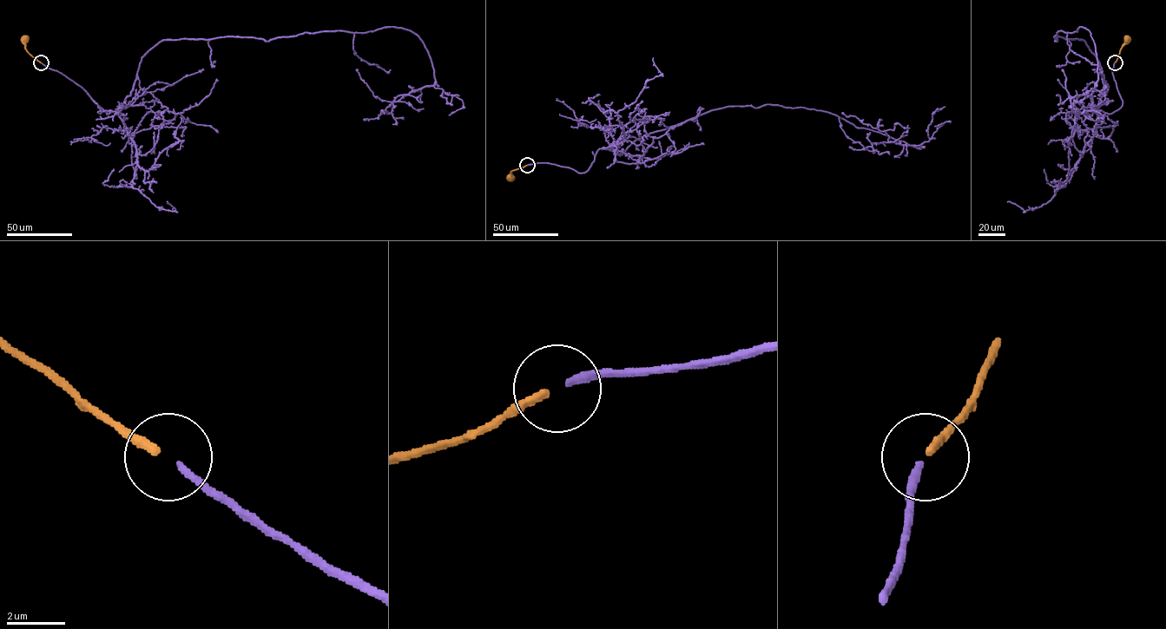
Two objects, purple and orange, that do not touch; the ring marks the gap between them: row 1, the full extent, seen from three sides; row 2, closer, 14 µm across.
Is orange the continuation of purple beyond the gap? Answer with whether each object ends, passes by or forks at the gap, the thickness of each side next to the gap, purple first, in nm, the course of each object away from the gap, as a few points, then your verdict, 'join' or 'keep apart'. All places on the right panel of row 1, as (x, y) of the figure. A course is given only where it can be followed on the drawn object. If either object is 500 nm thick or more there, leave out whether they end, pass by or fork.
purple ends there; orange ends there; 260 nm thick on the purple side, 300 nm on the other; purple runs (1114, 62), (1110, 114), (1097, 58), (1054, 37), (1085, 28), (1091, 95), (1074, 100), (1063, 69); orange runs (1115, 62), (1125, 39), (1127, 39); join

